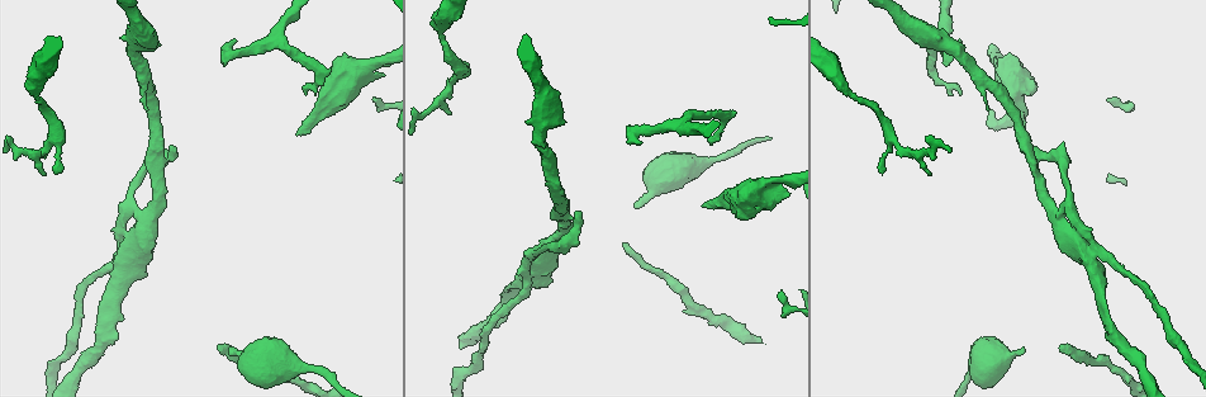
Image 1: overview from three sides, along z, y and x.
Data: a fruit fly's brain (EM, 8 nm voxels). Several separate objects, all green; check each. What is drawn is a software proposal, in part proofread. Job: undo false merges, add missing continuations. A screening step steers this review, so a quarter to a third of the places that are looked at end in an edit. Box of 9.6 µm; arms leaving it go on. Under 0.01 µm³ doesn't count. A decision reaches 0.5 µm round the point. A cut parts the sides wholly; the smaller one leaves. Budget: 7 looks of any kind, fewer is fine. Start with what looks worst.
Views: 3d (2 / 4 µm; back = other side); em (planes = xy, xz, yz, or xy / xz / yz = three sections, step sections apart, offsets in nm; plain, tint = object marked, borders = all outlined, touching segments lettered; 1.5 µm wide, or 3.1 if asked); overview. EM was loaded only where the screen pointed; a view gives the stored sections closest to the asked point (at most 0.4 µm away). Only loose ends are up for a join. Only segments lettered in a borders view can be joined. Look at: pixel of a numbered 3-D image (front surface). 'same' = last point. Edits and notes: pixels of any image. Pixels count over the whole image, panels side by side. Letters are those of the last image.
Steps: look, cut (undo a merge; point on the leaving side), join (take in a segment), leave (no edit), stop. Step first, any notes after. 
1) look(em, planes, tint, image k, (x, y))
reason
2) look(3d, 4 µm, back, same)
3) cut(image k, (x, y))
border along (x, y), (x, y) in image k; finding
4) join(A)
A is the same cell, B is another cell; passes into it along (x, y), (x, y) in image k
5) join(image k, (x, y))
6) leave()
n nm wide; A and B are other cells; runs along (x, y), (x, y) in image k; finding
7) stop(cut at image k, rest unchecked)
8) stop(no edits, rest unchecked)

look(em, planes, tint, image 1, (219, 351))
an open end

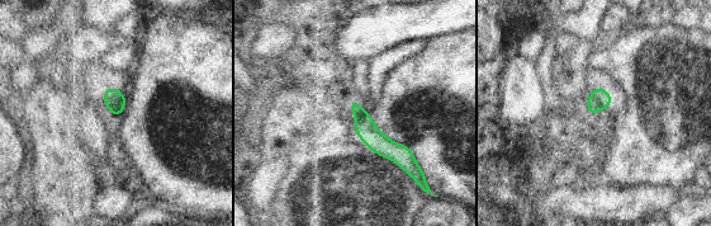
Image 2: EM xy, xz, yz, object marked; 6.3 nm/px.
look(em, planes, borders, same)

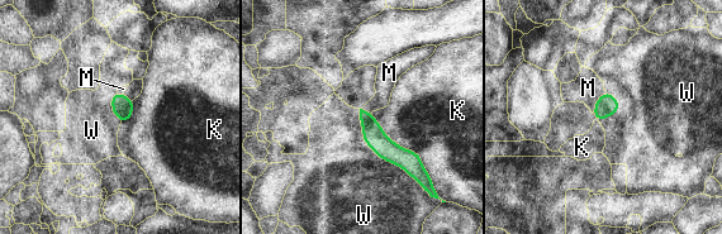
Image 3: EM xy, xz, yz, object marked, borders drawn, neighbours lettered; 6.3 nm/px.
leave()
130 nm wide; K, M and W are other cells; border along (359, 109), (364, 141), (421, 186) in image 3; no lettered segment goes on from it

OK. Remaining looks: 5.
look(3d, 2 µm, back, image 1, (307, 93))
thin end

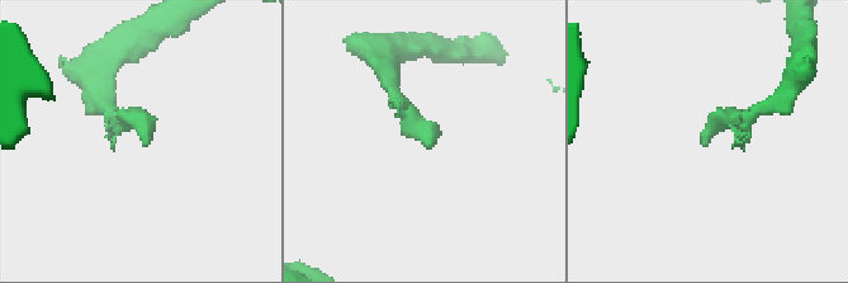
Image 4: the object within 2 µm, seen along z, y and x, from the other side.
look(em, xy, step 8, tint, image 4, (428, 149))

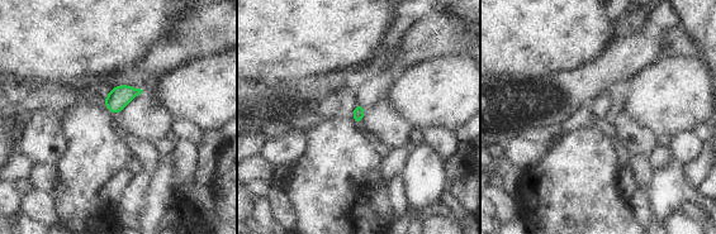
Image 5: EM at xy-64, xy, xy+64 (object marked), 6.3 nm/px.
look(em, planes, borders, same)

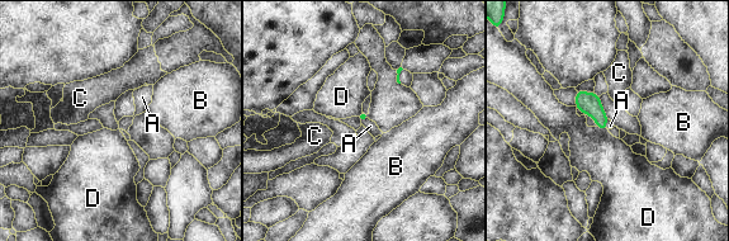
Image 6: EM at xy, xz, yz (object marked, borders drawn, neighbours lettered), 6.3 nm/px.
leave()
A, B, C and D are other cells; border along (368, 118), (361, 123) in image 6; none of them fits

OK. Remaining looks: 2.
look(em, planes, borders, image 1, (299, 133))
free end

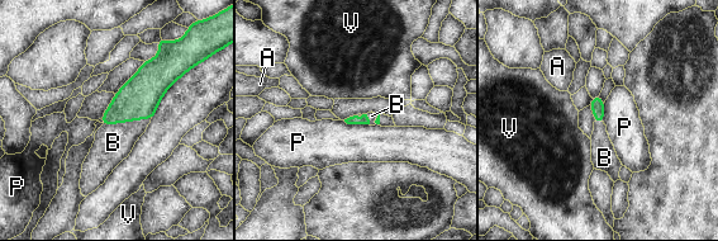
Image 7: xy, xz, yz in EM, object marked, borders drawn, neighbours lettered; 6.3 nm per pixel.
join(B)
B touches over 320 nm; B is the same cell, A, P and V are other cells; passes into it along (138, 98), (125, 121), (113, 142) in image 7; it goes on there

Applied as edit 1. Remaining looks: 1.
stop(join at image 7, rest unchecked)

